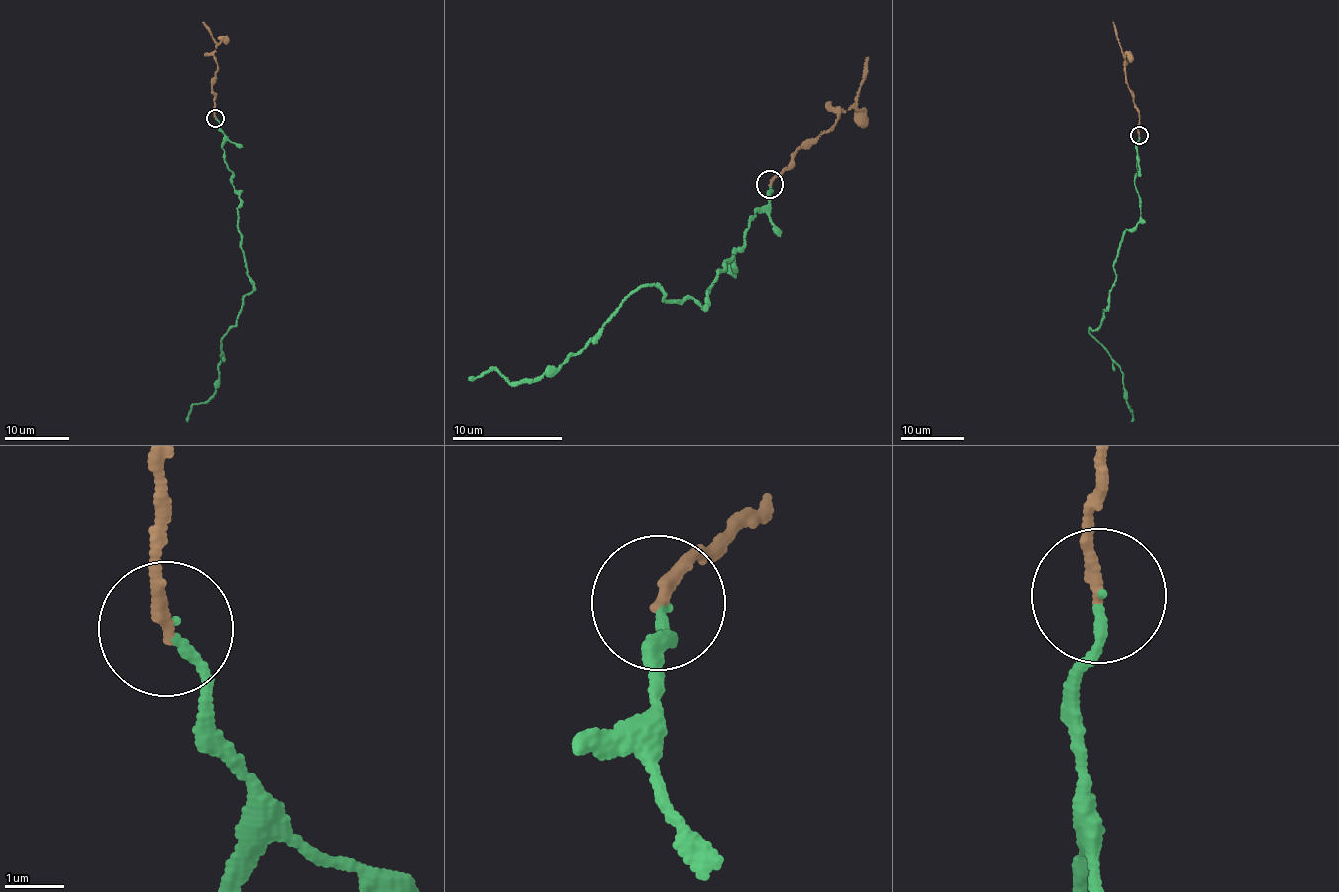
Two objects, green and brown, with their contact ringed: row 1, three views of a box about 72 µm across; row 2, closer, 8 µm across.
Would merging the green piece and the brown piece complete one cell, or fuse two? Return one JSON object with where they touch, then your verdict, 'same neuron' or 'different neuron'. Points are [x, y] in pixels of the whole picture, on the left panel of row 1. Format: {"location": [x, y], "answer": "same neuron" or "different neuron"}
{"location": [215, 118], "answer": "same neuron"}

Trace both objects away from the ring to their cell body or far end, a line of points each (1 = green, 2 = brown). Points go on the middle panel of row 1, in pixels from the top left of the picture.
1: (769, 184), (769, 204), (702, 305), (640, 288), (549, 373), (470, 379)
2: (769, 184), (791, 164), (798, 148), (852, 107), (868, 56)

